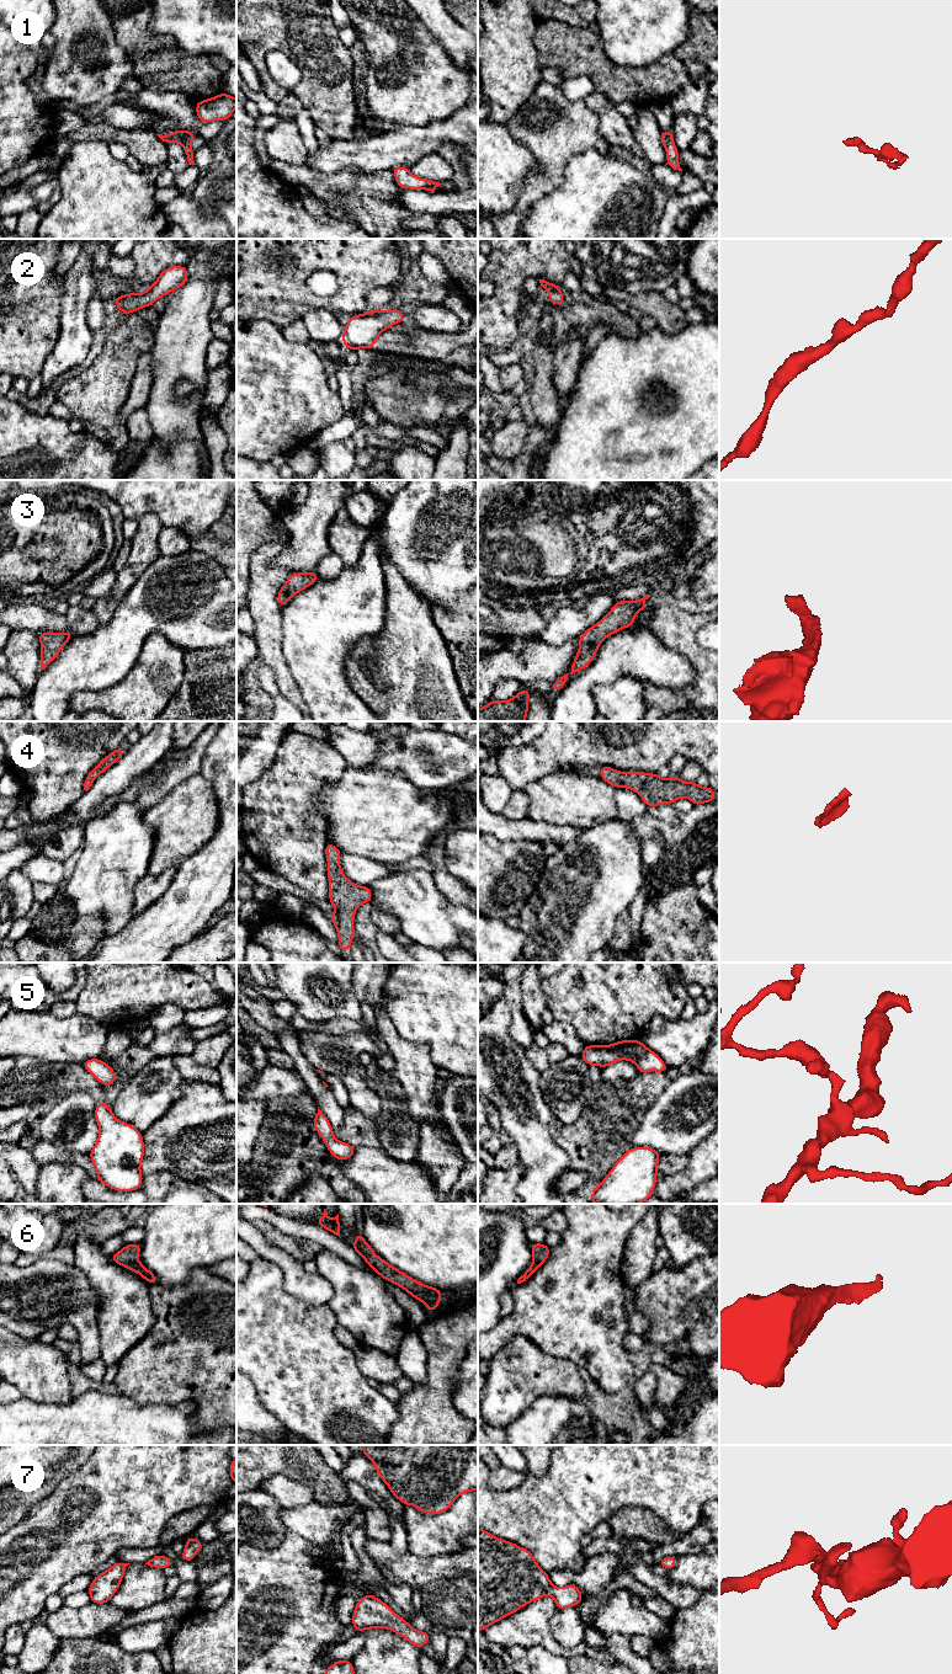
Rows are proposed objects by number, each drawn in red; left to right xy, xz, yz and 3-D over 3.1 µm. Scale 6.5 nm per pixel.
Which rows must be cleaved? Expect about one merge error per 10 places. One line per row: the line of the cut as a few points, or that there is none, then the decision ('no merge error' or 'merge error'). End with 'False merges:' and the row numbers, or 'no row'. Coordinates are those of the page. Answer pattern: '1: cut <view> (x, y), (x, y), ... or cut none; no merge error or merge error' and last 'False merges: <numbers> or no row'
1: cut xy (195, 134), (182, 145); merge error
2: cut none; no merge error
3: cut none; no merge error
4: cut none; no merge error
5: cut none; no merge error
6: cut none; no merge error
7: cut none; no merge error
False merges: 1

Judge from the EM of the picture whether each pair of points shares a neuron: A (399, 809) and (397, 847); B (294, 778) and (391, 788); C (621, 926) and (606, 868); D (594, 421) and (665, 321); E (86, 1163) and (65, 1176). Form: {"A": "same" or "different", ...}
{"A": "same", "B": "different", "C": "different", "D": "different", "E": "different"}

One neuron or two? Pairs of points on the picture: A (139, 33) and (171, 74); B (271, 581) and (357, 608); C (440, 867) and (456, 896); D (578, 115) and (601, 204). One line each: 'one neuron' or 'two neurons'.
A: one neuron
B: two neurons
C: one neuron
D: two neurons

